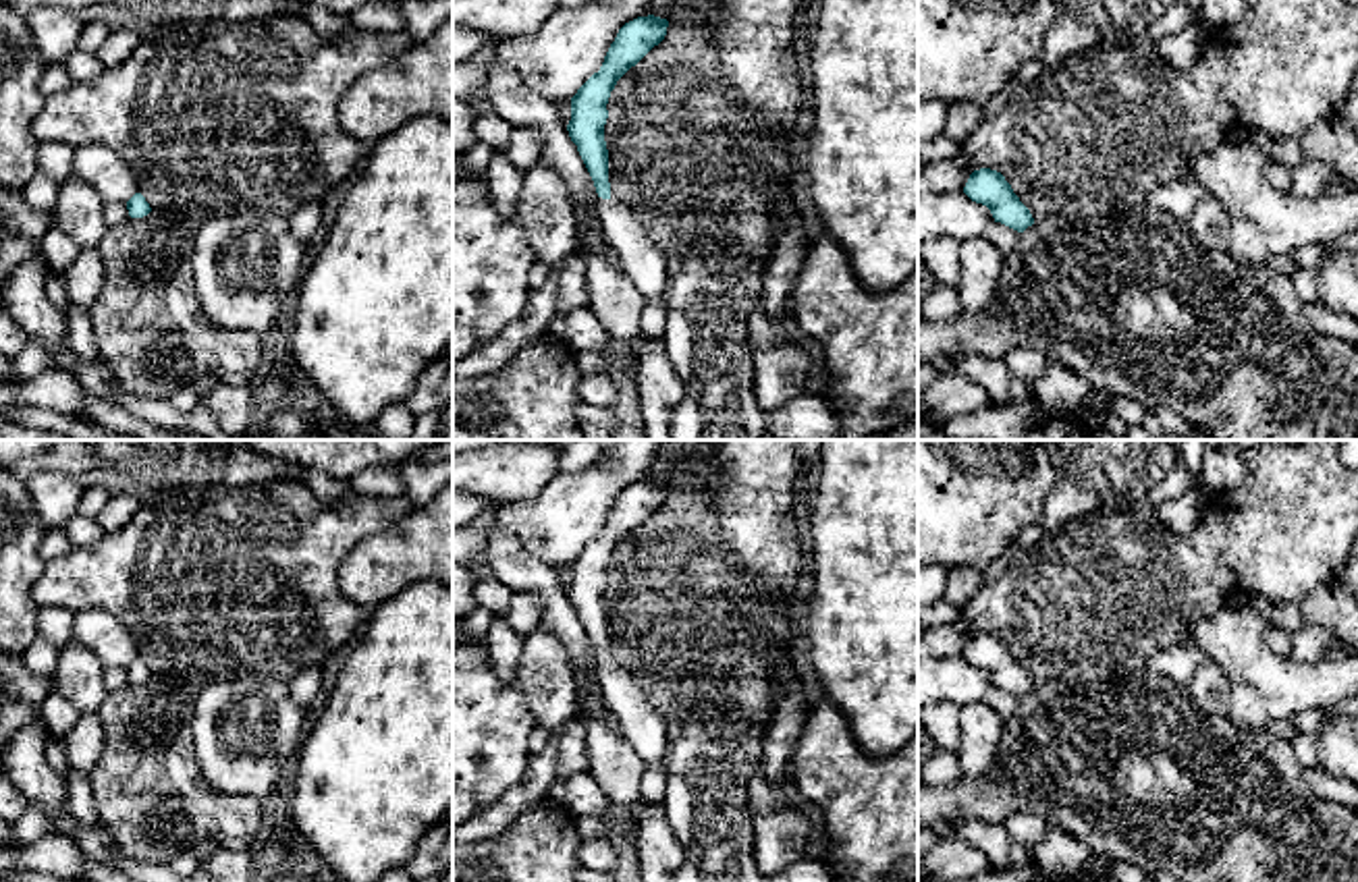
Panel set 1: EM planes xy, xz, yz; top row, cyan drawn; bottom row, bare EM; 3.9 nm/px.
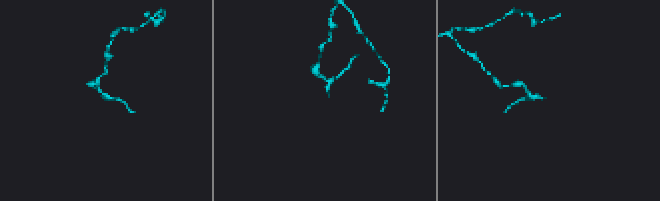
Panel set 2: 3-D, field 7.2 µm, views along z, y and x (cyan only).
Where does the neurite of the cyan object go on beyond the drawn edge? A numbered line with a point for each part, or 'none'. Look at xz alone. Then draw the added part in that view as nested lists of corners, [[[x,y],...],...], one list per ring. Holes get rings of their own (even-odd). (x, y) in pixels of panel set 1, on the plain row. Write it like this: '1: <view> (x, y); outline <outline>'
1: xz (640, 723); outline [[[600,666],[600,695],[617,718],[621,733],[646,764],[664,768],[667,731],[664,720],[644,697],[640,685],[619,666]]]

